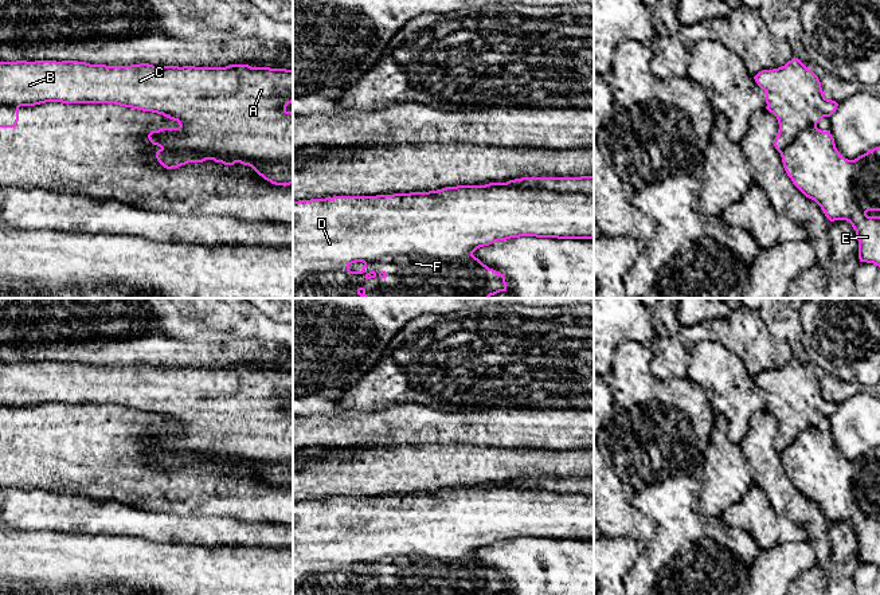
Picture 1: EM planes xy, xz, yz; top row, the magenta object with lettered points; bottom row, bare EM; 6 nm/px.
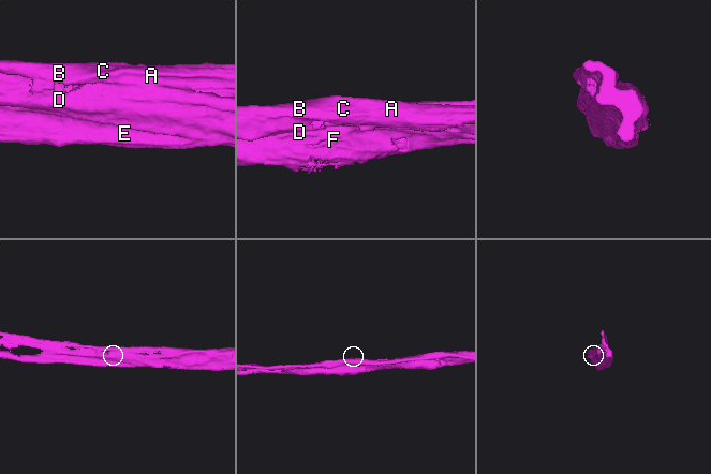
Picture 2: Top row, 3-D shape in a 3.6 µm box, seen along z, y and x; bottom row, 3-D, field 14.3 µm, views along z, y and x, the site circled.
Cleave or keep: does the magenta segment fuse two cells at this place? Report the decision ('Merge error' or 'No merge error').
Merge error

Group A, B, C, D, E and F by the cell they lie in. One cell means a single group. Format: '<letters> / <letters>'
A B C / D E F

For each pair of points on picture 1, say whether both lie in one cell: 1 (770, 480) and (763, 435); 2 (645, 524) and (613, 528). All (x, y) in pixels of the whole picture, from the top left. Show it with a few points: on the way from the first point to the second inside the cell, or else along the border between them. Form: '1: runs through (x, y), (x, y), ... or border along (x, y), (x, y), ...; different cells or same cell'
1: runs through (766, 469), (763, 446); same cell
2: runs through (637, 524), (621, 524); same cell

